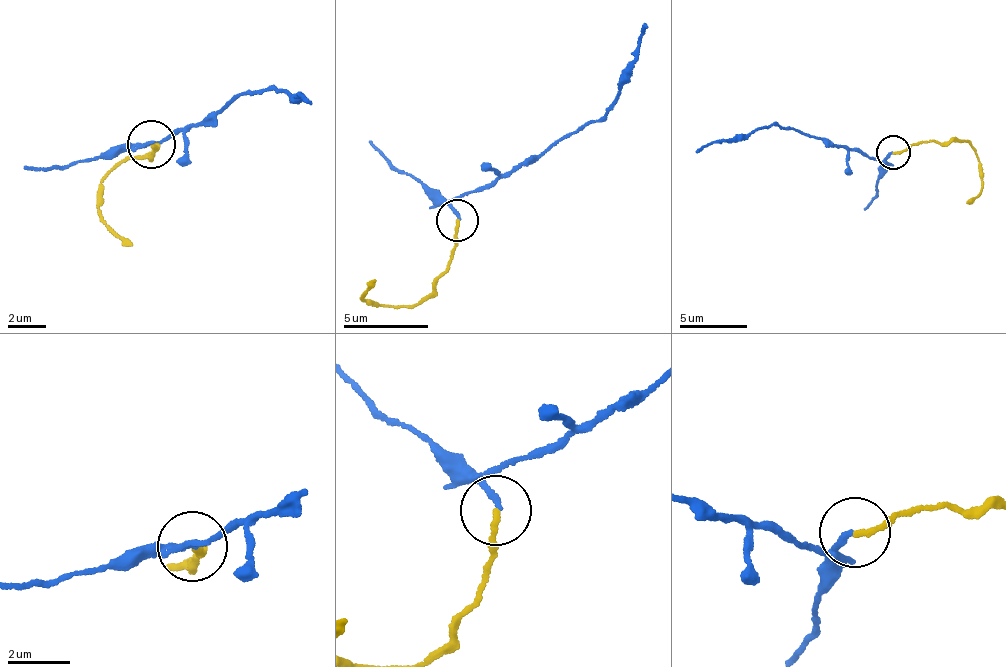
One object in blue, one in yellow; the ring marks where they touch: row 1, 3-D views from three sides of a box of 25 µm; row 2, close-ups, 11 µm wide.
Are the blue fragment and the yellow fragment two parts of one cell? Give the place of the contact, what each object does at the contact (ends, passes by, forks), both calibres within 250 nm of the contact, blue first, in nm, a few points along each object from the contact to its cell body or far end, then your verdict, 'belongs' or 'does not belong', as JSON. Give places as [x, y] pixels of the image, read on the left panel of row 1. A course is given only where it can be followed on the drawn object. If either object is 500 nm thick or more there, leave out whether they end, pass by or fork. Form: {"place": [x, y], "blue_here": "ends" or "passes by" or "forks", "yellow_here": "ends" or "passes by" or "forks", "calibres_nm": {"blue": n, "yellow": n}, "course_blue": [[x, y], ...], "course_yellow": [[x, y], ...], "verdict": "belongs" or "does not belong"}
{"place": [151, 144], "blue_here": "ends", "yellow_here": "ends", "calibres_nm": {"blue": 180, "yellow": 160}, "course_blue": [[149, 143], [142, 143], [212, 123], [231, 99], [274, 90], [295, 100], [298, 92], [312, 102]], "course_yellow": [[149, 143], [158, 149], [158, 145], [145, 156], [118, 163], [101, 184], [99, 218], [130, 246]], "verdict": "does not belong"}

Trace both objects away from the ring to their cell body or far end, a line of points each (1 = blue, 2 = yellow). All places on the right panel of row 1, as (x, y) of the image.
1: (893, 152), (873, 158), (774, 125), (731, 142), (714, 141), (697, 151)
2: (893, 152), (924, 140), (957, 140), (971, 147), (982, 186), (966, 204)

